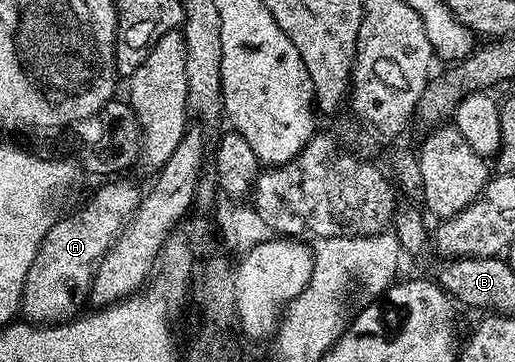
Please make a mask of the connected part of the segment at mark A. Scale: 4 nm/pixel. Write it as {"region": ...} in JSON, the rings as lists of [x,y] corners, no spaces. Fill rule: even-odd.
{"region":[[[119,178],[113,187],[91,195],[86,206],[71,216],[55,219],[48,234],[40,242],[40,250],[28,270],[26,285],[22,291],[20,316],[35,326],[49,326],[73,320],[79,315],[78,308],[90,298],[94,272],[106,251],[114,244],[114,238],[122,230],[136,210],[140,199],[126,178]]]}

